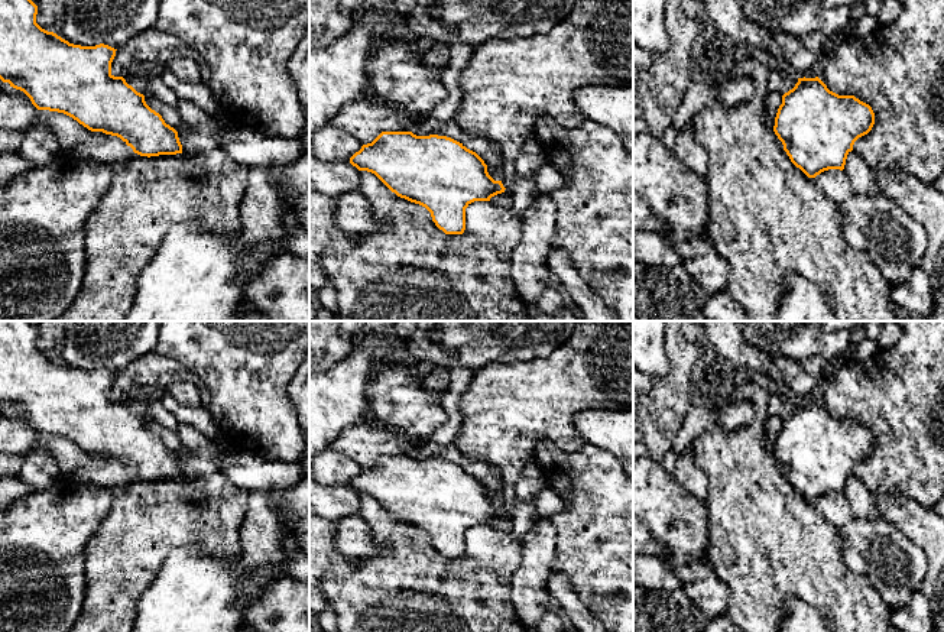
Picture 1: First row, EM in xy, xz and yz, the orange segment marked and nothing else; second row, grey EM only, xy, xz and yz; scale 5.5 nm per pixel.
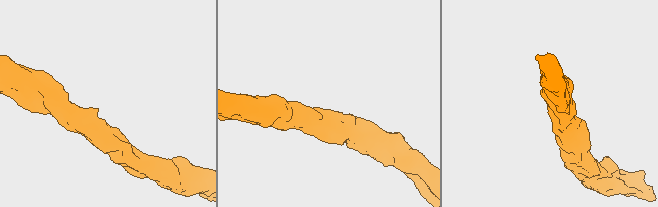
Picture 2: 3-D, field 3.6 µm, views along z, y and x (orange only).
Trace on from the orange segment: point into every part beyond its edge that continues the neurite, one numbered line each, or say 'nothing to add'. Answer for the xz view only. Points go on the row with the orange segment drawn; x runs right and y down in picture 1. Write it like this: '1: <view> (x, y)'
nothing to add

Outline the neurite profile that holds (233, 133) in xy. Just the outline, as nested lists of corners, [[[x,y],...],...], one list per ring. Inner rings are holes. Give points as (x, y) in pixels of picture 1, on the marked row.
[[[228,126],[220,145],[233,161],[250,169],[289,165],[305,150],[298,139],[266,134],[244,126]]]

